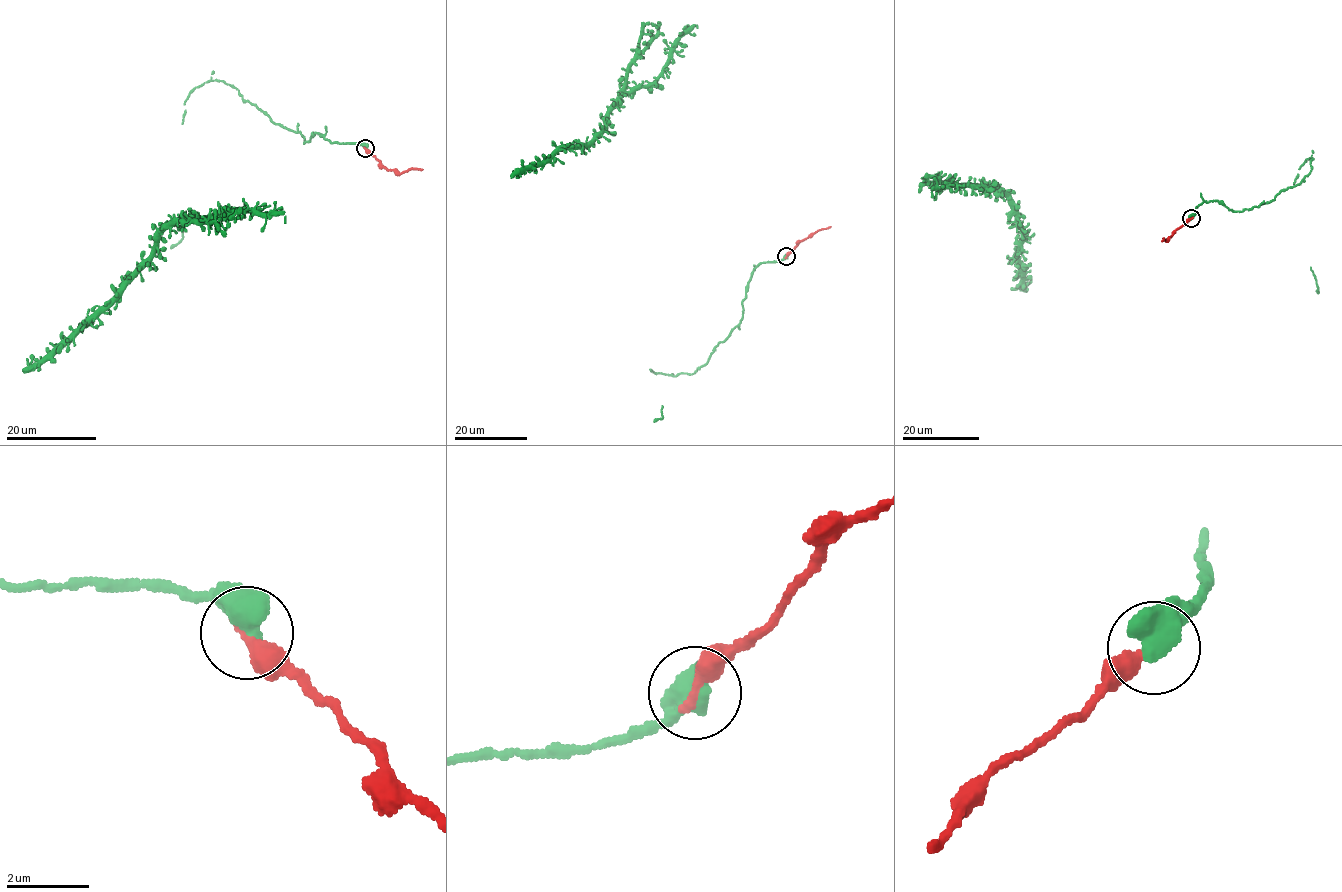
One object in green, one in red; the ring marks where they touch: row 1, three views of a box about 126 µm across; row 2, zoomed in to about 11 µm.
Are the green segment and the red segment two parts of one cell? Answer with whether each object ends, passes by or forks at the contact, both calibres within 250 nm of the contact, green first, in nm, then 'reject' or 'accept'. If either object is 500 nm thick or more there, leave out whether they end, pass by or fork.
700/360 nm | accept

